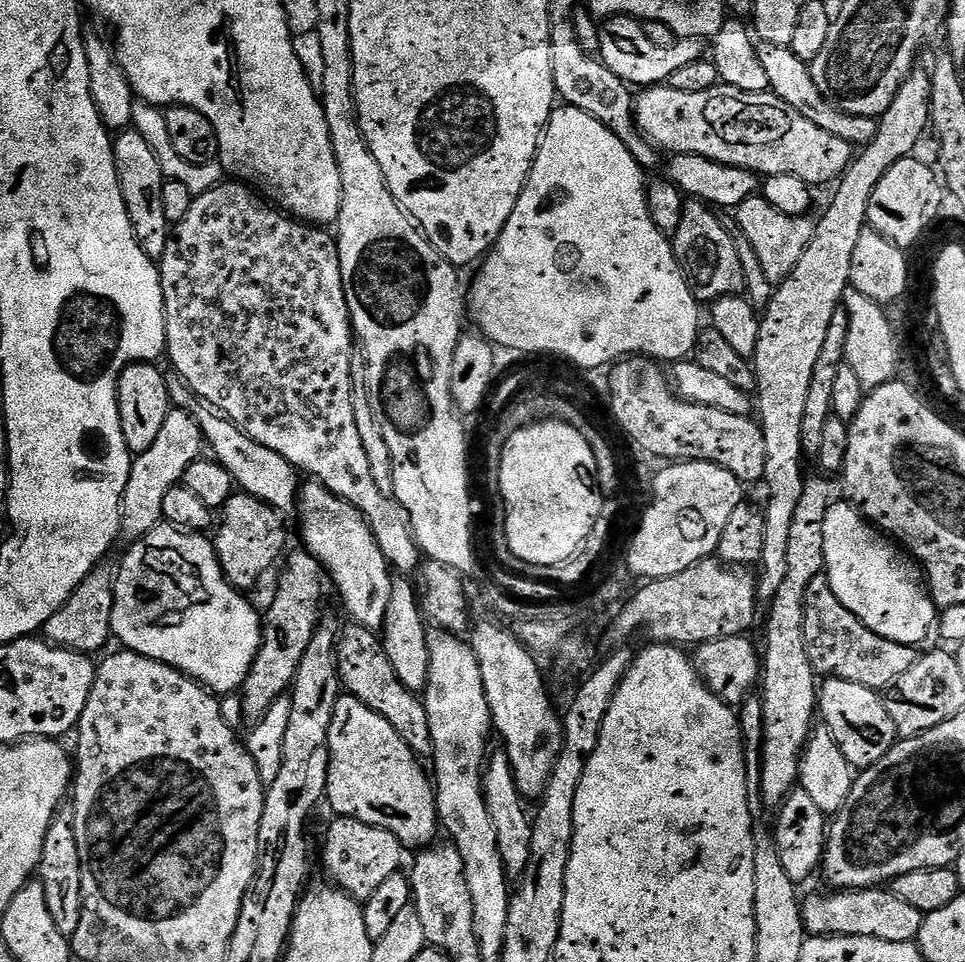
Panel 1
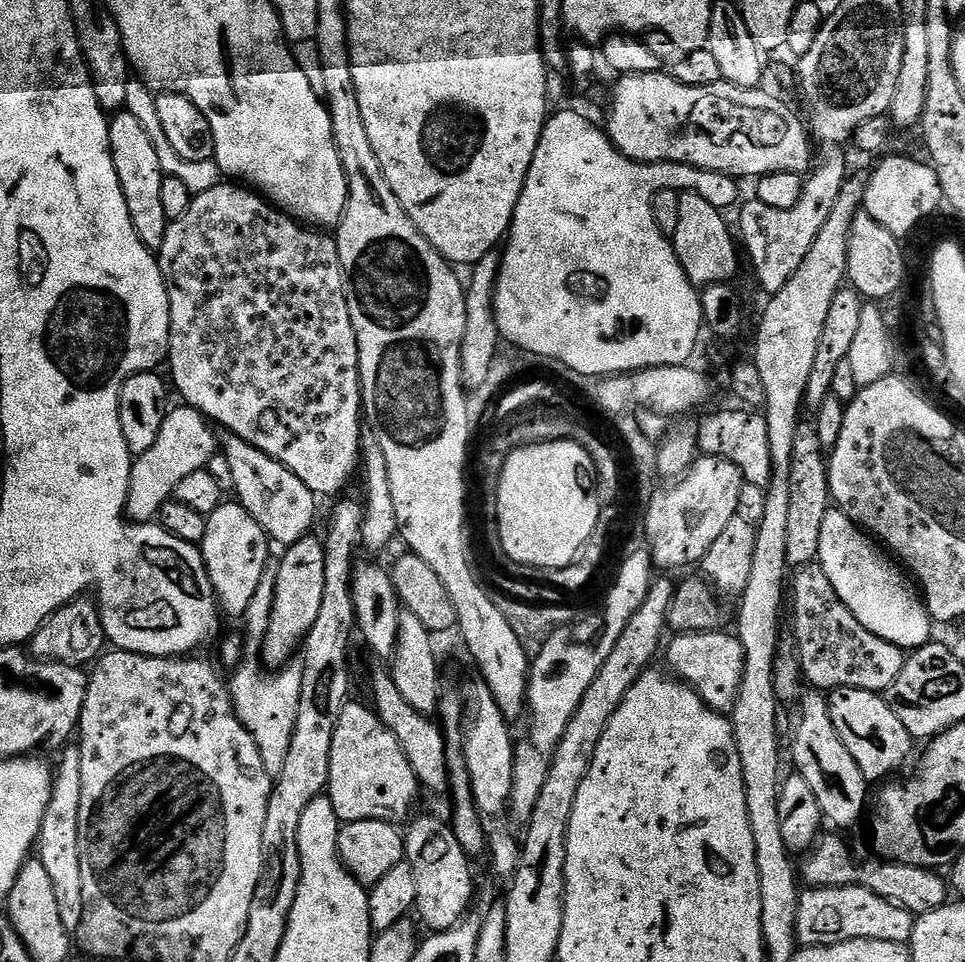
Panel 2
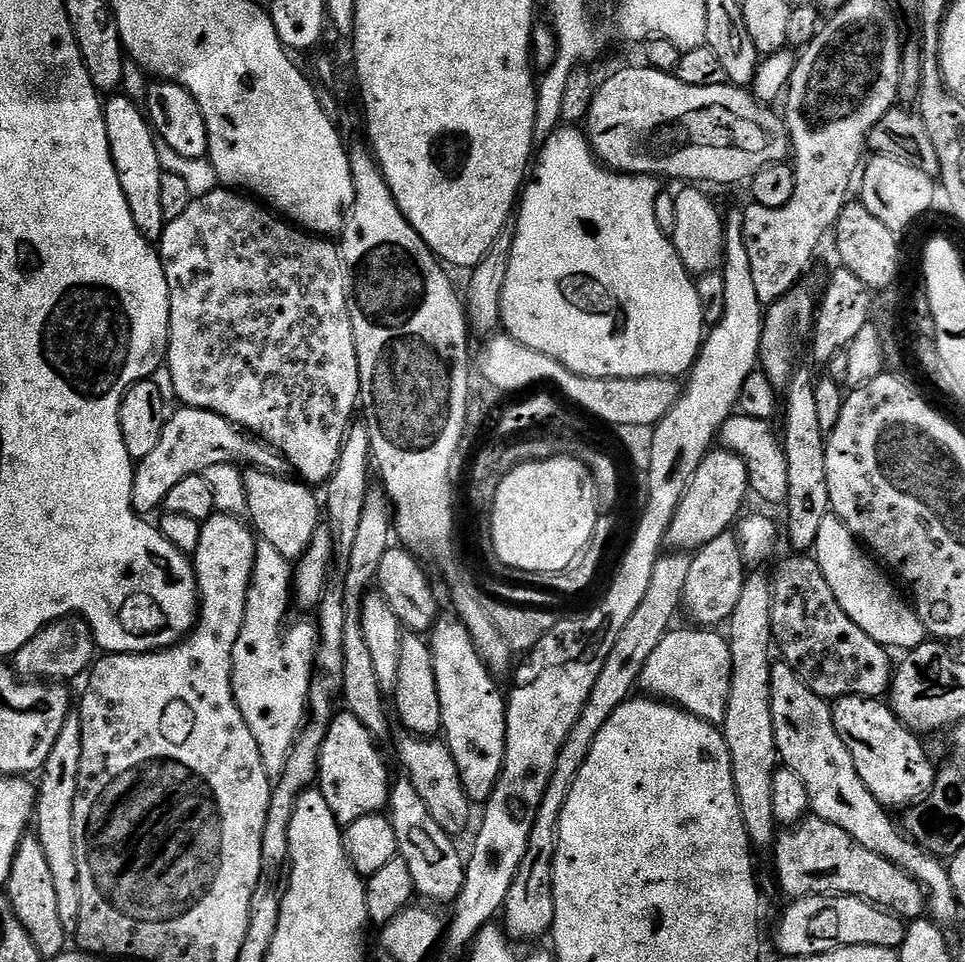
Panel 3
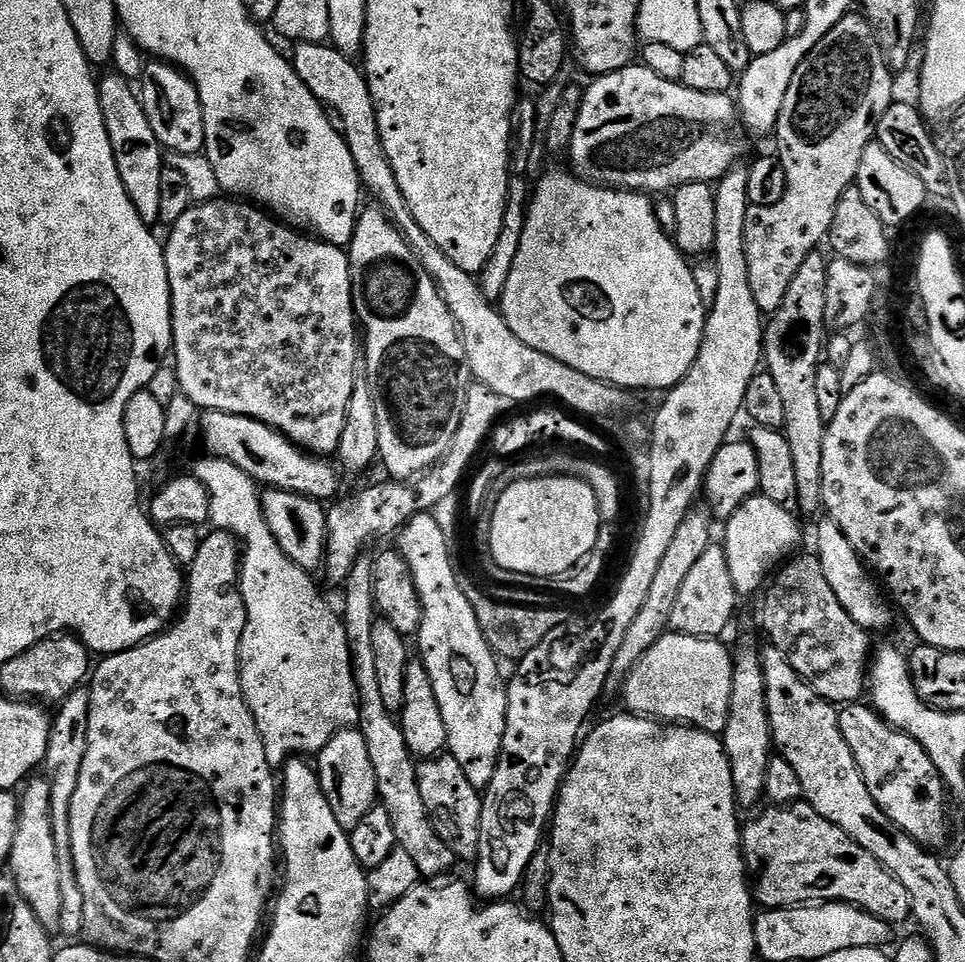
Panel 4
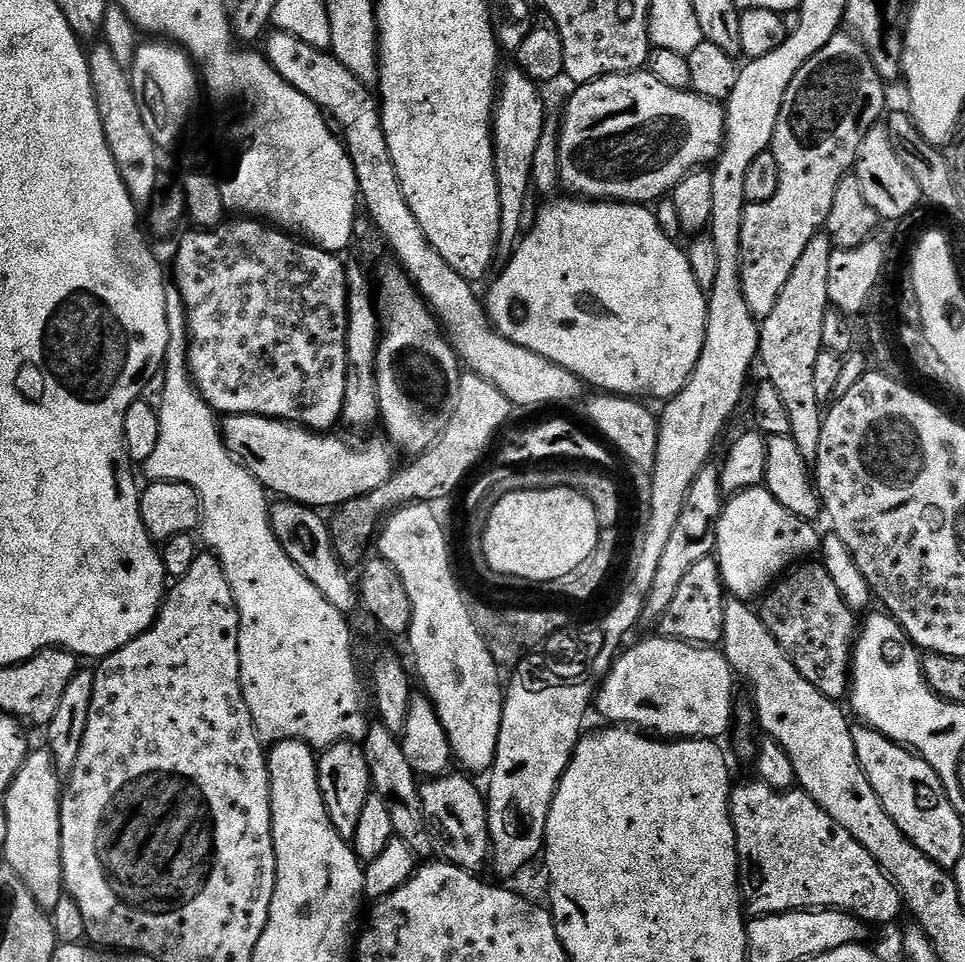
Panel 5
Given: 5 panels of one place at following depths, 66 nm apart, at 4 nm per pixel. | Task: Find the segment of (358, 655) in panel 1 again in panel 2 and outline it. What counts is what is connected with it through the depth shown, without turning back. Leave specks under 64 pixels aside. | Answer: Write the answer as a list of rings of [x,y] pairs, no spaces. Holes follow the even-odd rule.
[[[391,671],[376,672],[372,676],[372,700],[376,716],[398,738],[398,746],[406,754],[410,762],[410,770],[418,778],[421,789],[425,793],[433,792],[440,796],[449,791],[448,787],[448,743],[444,738],[441,725],[435,719],[424,716],[406,698],[402,698],[402,693],[398,691],[398,686],[394,686],[394,678]]]

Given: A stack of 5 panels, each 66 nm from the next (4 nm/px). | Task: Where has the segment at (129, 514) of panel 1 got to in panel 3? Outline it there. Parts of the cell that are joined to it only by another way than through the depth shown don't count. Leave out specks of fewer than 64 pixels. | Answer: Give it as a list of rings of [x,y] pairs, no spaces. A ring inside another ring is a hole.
[[[180,406],[177,409],[173,416],[171,413],[165,419],[158,446],[154,446],[154,451],[135,465],[132,474],[132,509],[136,512],[148,514],[155,508],[163,509],[166,494],[170,494],[172,487],[178,486],[182,478],[203,474],[210,470],[210,466],[234,464],[245,469],[261,468],[275,476],[285,475],[289,471],[288,462],[281,452],[271,448],[265,440],[237,428],[226,418],[201,408]]]

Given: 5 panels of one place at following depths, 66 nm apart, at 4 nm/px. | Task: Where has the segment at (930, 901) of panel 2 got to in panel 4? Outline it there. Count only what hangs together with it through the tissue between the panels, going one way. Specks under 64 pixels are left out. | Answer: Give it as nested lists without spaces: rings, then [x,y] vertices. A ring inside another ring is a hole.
[[[807,802],[768,807],[772,808],[742,828],[744,866],[748,869],[752,899],[761,909],[835,902],[852,904],[893,926],[909,923],[912,906],[906,886],[862,850],[854,838],[838,830],[834,822],[826,822]]]

